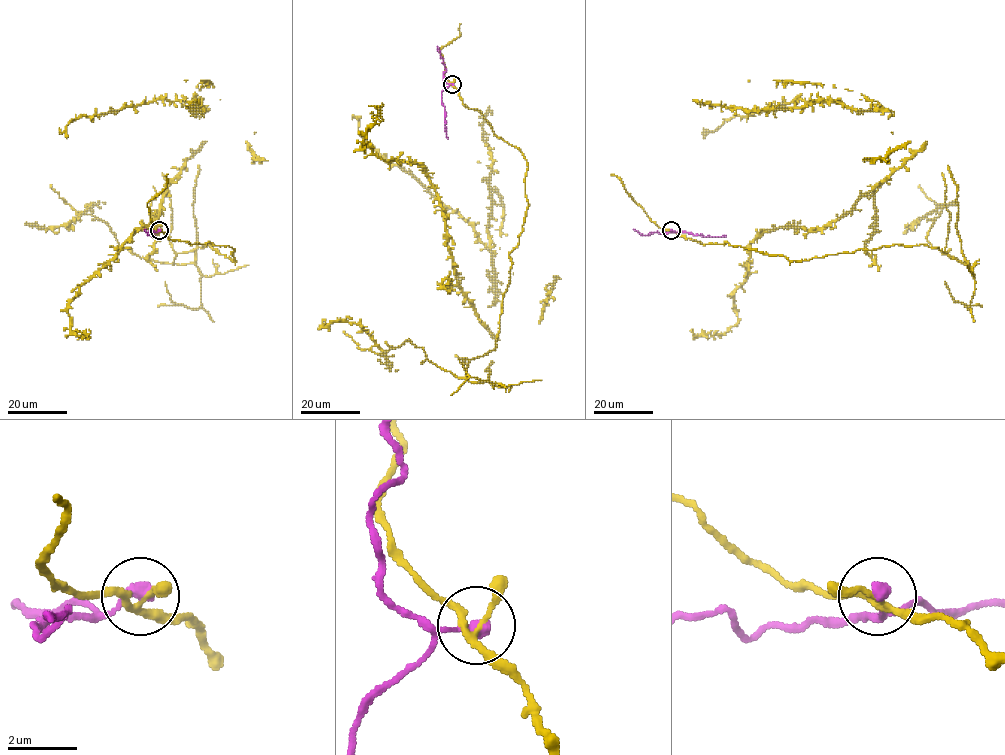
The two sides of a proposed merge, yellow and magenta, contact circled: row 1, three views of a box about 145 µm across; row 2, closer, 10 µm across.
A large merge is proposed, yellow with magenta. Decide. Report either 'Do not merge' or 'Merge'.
Do not merge

